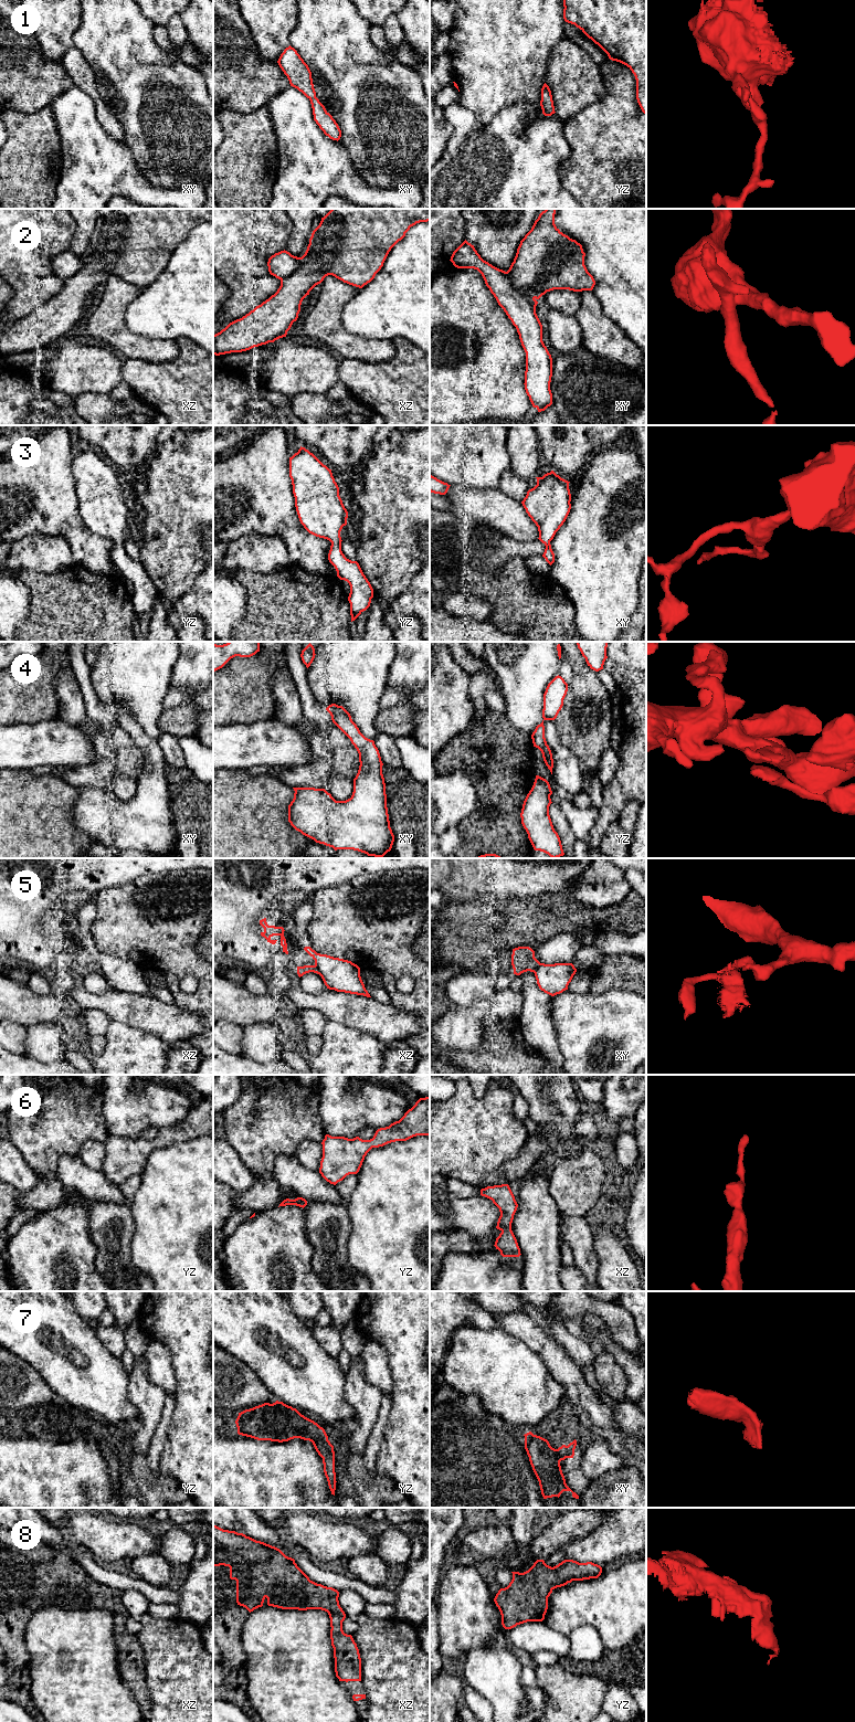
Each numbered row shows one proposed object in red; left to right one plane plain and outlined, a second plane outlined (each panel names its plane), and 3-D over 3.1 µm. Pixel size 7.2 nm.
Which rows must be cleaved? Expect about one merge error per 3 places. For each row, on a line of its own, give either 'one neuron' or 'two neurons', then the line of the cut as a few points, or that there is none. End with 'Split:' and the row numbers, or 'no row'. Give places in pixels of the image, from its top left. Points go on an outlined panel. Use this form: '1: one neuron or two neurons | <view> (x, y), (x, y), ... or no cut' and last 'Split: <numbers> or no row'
1: one neuron | no cut
2: two neurons | xy (505, 272), (509, 282), (516, 288), (528, 293), (534, 298)
3: one neuron | no cut
4: one neuron | no cut
5: two neurons | xz (315, 964), (319, 973)
6: one neuron | no cut
7: one neuron | no cut
8: one neuron | no cut
Split: 2, 5

